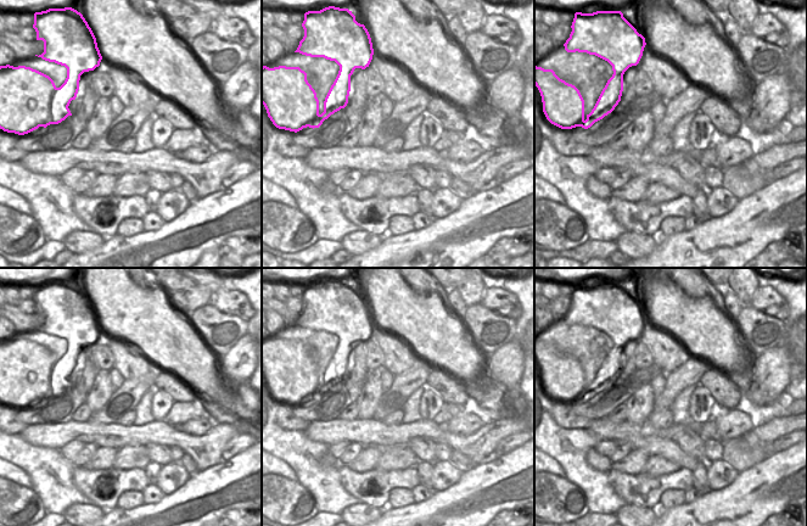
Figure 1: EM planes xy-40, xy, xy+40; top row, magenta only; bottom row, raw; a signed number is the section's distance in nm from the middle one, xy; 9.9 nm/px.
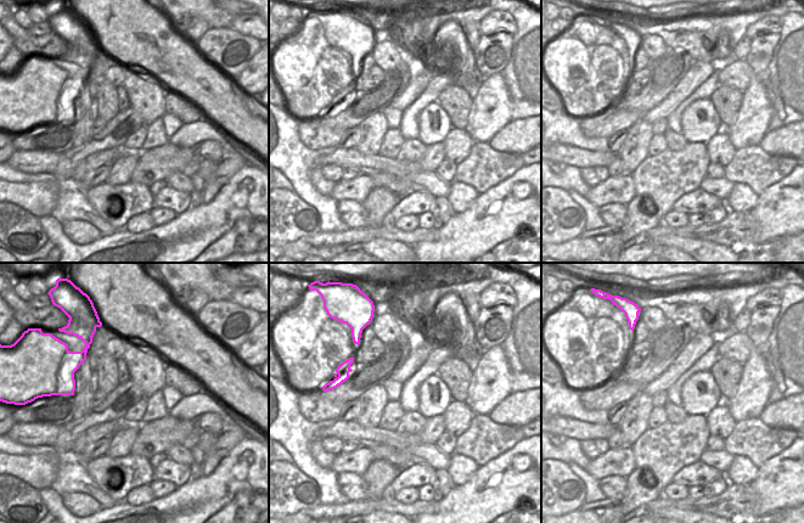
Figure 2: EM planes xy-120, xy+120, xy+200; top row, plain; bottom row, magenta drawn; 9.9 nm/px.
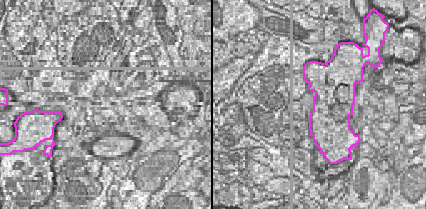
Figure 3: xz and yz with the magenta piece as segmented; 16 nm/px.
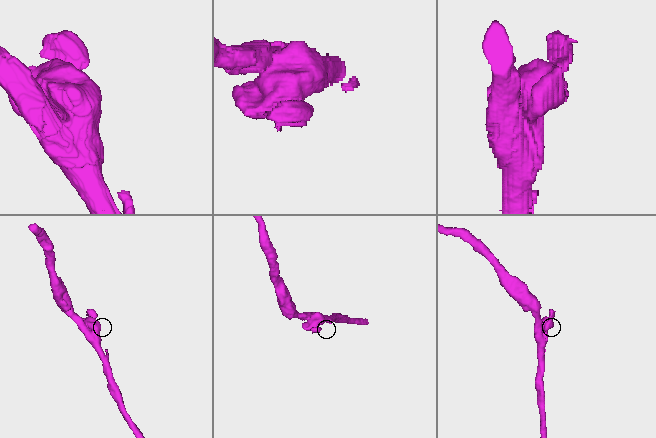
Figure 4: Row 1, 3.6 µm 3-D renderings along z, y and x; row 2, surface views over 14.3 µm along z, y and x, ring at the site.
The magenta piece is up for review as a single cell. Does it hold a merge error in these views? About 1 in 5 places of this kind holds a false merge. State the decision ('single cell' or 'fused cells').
single cell

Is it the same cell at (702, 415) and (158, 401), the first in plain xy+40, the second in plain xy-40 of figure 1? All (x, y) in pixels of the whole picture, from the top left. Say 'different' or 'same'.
same

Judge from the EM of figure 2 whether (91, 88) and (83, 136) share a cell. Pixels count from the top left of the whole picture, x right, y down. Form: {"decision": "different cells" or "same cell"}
{"decision": "same cell"}

